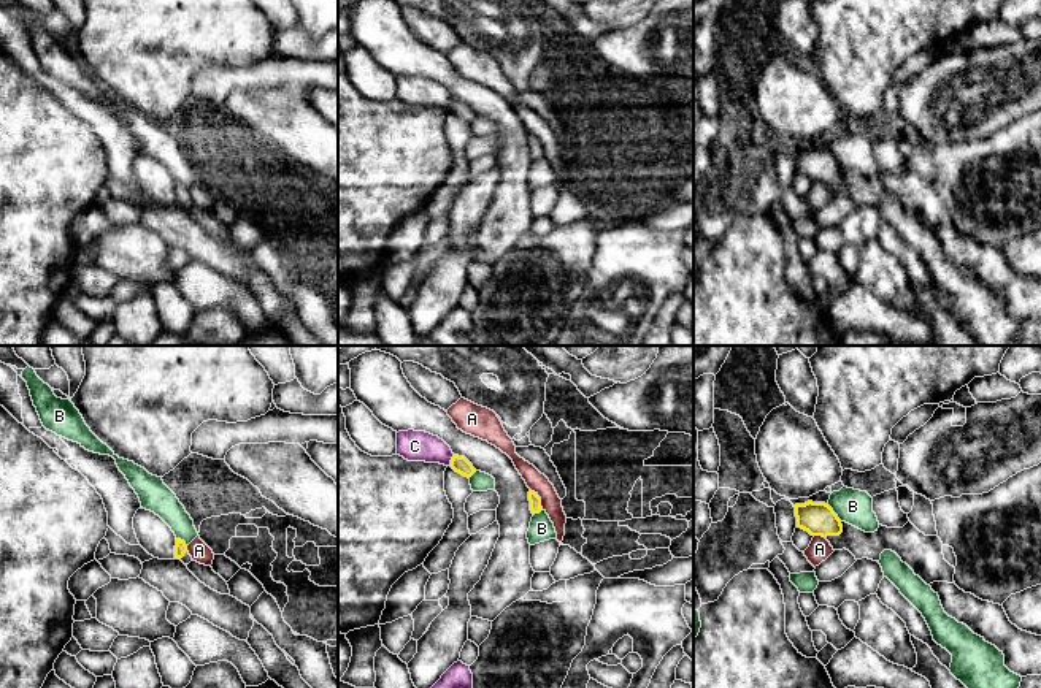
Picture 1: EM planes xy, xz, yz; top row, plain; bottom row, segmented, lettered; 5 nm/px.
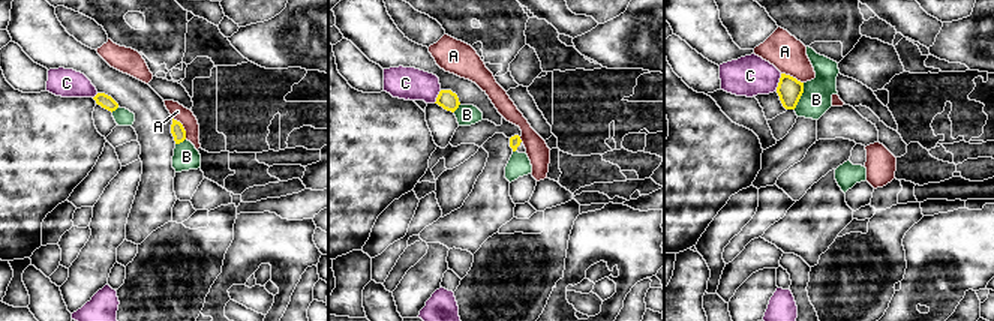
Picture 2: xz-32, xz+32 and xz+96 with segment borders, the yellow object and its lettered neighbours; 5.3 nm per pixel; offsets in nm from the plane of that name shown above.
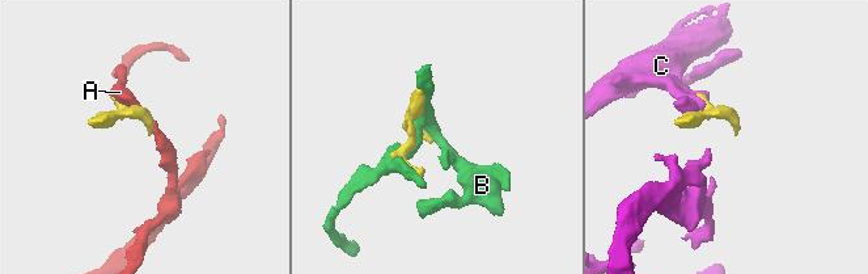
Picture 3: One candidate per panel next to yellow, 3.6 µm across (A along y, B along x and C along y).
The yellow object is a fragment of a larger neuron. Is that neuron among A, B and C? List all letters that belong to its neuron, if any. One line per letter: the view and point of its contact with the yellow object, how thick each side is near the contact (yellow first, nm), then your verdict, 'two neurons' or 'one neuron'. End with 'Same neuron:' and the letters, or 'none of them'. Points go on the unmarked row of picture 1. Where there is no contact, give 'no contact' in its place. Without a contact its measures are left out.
A: contact xz (540, 145); calibres 60 and 100 nm; two neurons
B: contact yz (833, 157); calibres 170 and 180 nm; two neurons
C: contact xz (451, 105); calibres 90 and 160 nm; two neurons
Same neuron: none of them

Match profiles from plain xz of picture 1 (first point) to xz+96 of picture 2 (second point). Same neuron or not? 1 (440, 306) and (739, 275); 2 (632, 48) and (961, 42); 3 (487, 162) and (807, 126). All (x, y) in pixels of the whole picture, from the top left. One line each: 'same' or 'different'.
1: different
2: same
3: same

